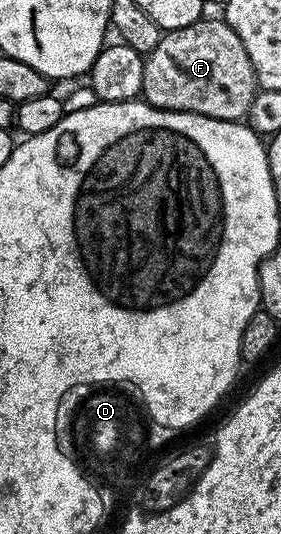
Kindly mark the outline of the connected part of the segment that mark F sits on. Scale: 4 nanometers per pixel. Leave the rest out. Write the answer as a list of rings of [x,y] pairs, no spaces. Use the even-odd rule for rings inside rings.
[[[200,20],[191,27],[170,29],[144,60],[140,96],[160,109],[241,121],[259,92],[247,47],[226,21]]]

